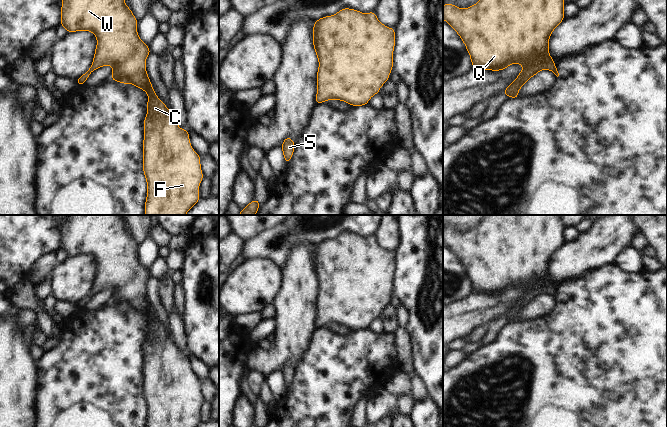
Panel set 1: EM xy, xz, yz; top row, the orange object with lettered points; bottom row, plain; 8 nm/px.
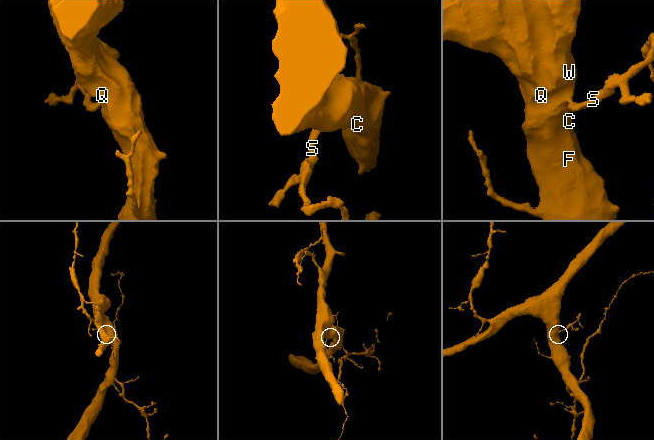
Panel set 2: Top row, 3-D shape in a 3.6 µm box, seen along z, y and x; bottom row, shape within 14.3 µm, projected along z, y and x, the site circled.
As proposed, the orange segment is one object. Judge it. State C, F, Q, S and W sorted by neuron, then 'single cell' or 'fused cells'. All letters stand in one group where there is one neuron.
C F Q S W; single cell

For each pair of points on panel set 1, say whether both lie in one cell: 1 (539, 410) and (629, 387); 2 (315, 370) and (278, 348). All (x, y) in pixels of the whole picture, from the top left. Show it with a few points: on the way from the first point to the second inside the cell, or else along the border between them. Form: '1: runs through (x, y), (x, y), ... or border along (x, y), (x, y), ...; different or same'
1: runs through (561, 410), (607, 409); same
2: border along (310, 340), (301, 358), (294, 365); different

